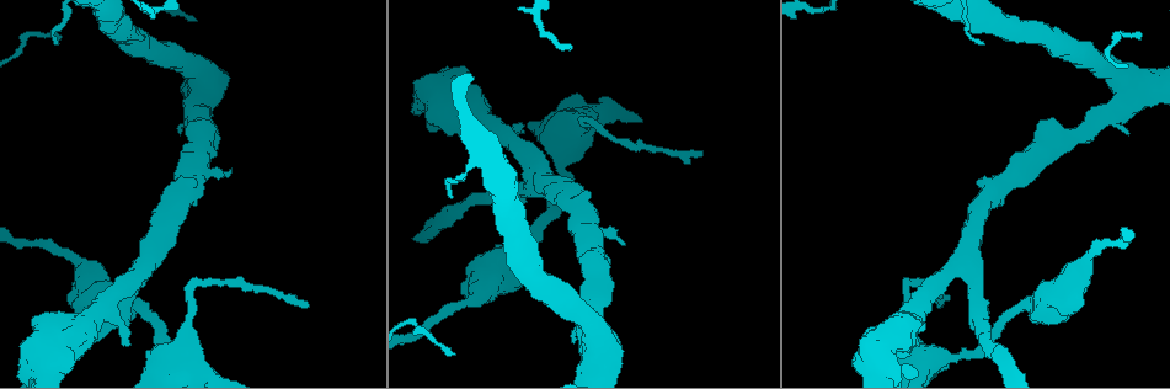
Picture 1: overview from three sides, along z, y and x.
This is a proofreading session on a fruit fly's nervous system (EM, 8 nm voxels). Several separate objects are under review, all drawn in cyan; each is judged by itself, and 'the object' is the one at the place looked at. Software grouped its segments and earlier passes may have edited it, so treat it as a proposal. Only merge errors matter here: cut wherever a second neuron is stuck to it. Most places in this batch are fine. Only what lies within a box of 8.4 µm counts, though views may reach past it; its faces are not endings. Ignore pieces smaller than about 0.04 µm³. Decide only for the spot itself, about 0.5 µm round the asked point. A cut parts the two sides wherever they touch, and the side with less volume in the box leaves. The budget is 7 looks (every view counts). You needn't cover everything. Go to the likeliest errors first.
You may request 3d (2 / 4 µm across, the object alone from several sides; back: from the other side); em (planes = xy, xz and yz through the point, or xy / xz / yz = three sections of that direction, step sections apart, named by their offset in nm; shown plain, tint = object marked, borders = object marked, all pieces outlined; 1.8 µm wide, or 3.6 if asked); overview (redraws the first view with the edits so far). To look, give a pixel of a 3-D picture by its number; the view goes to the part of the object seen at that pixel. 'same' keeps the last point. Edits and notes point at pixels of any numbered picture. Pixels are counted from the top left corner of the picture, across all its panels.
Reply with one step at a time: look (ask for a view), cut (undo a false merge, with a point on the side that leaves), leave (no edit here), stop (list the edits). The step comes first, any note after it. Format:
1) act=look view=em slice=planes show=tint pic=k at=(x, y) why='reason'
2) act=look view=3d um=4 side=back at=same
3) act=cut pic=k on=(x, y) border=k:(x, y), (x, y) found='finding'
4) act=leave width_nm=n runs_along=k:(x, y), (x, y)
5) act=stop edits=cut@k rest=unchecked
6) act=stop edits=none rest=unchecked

act=look view=3d um=4 side=back pic=1 at=(539, 175)

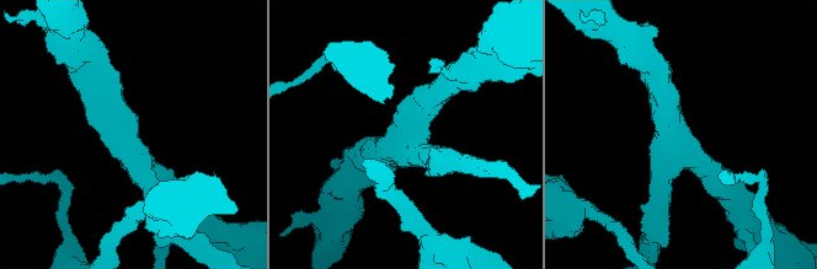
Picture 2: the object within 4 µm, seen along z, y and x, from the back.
act=look view=em slice=xz step=8 show=tint pic=2 at=(133, 151) arms=3 arm_widths_nm=280,380,440

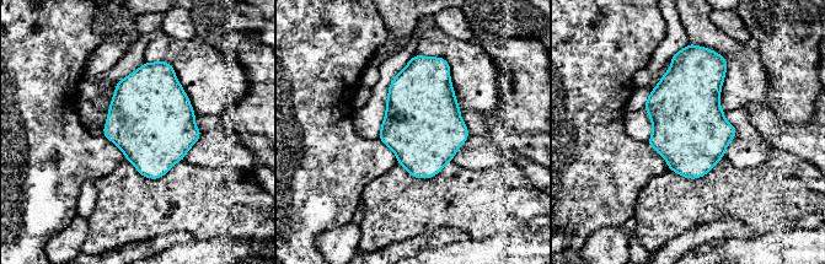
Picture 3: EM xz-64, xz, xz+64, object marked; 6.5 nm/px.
act=look view=em slice=planes show=borders at=same why='cut it another way'

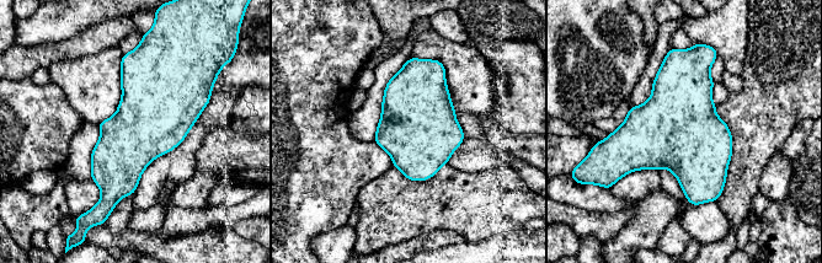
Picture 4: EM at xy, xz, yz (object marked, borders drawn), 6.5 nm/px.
act=leave found='one neuron here'

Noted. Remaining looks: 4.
act=look view=em um=3.6 slice=planes show=tint pic=1 at=(78, 328) why='abrupt turn'

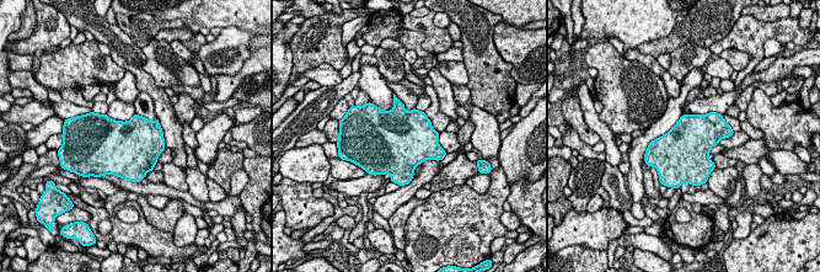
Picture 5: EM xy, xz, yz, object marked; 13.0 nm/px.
act=leave width_nm=600 found='one neuron here'

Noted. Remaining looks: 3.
act=look view=3d um=4 pic=1 at=(198, 100) why='sharp bend'

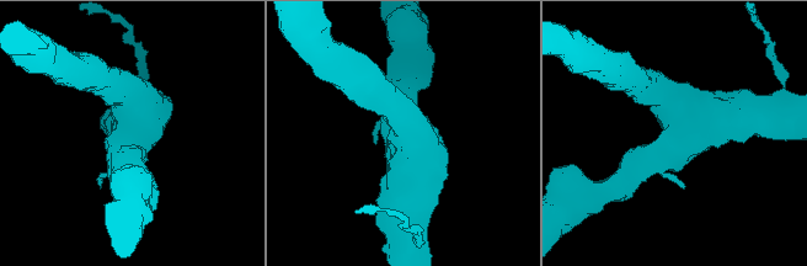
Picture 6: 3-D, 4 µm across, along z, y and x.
act=look view=em um=3.6 slice=planes show=borders pic=6 at=(127, 142) why='shape alone is not enough'

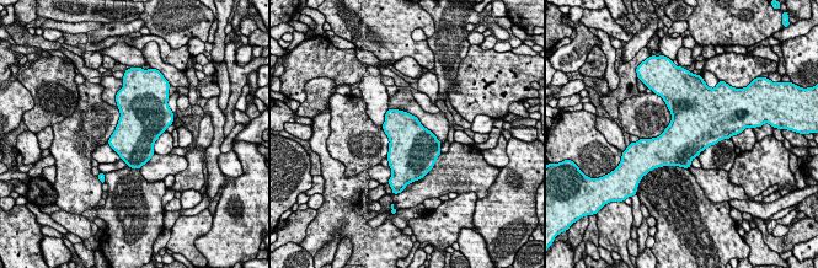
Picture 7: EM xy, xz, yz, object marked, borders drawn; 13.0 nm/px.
act=leave found='one neuron here'

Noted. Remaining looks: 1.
act=stop edits=none rest=unchecked

